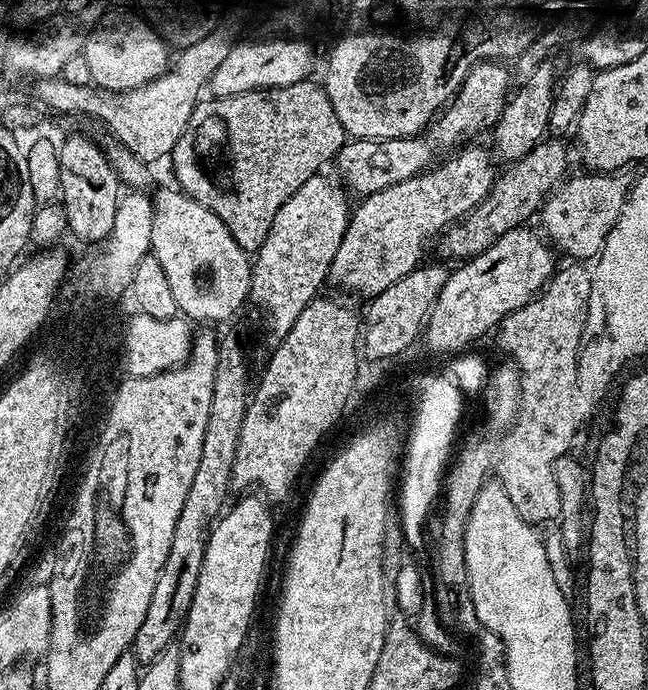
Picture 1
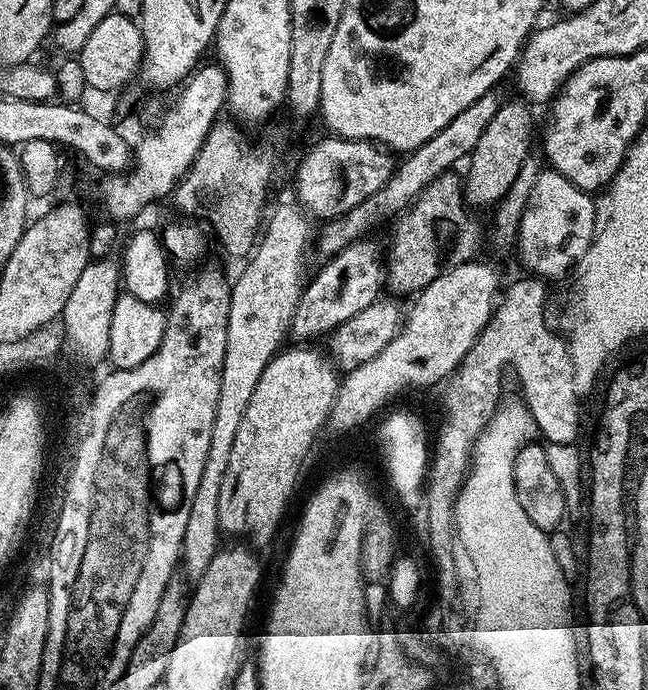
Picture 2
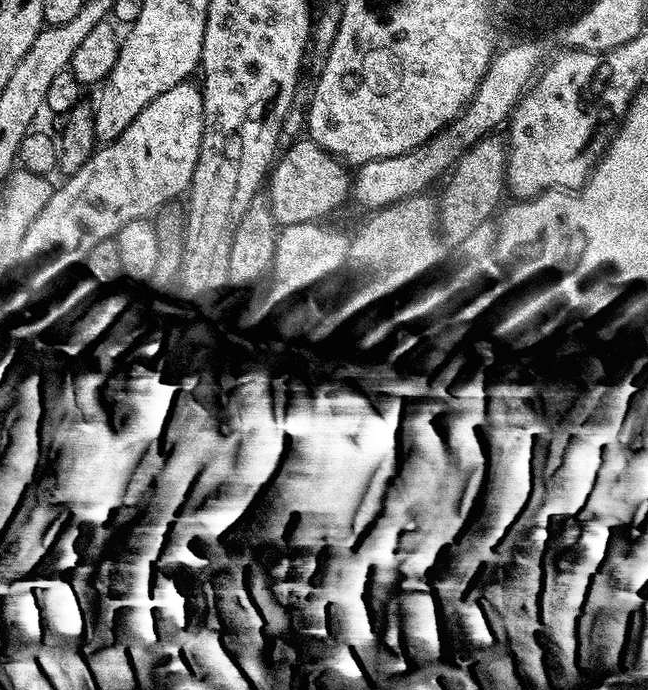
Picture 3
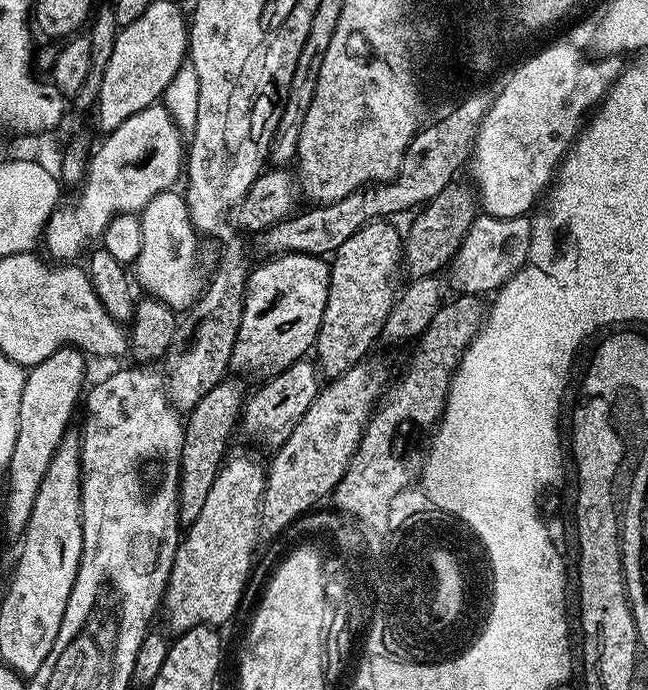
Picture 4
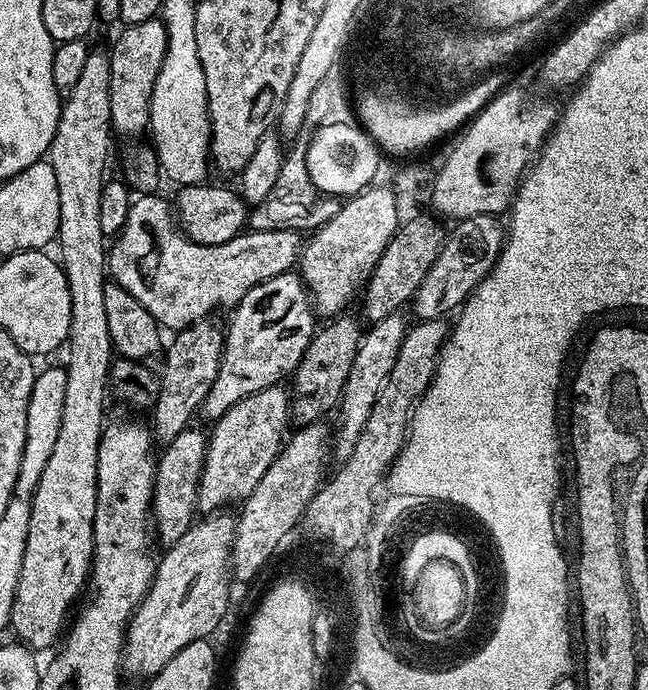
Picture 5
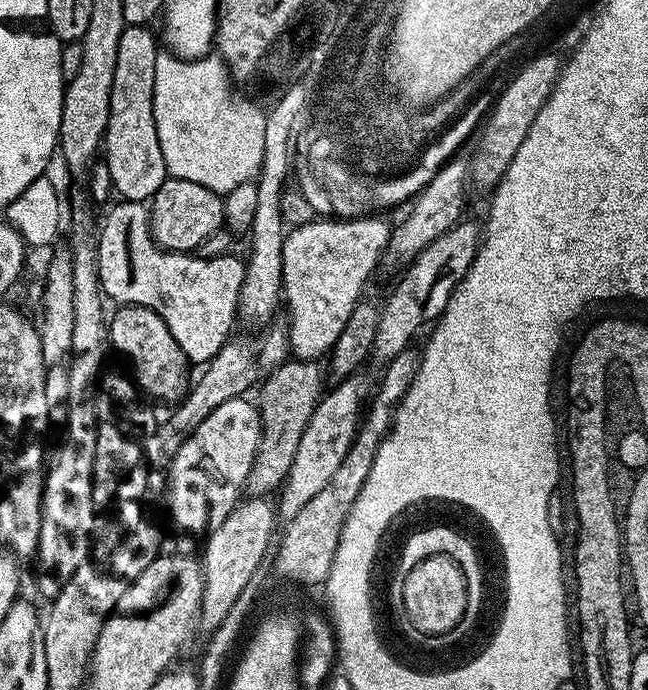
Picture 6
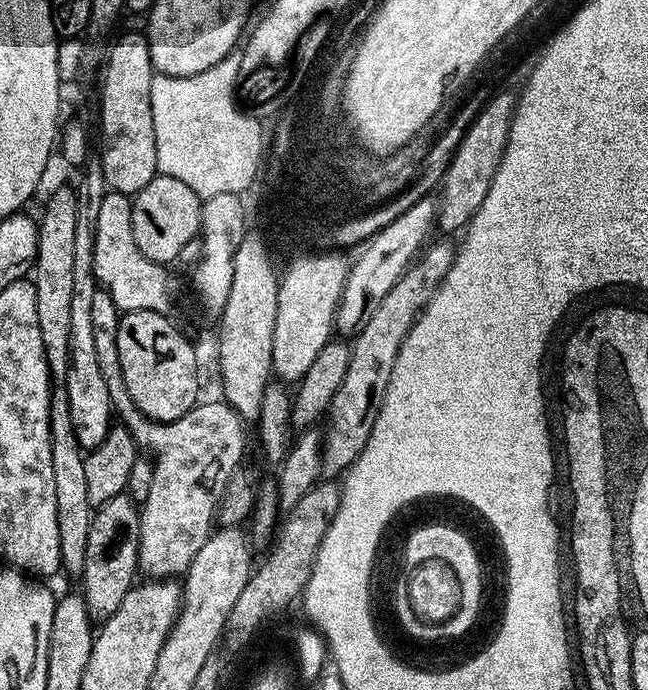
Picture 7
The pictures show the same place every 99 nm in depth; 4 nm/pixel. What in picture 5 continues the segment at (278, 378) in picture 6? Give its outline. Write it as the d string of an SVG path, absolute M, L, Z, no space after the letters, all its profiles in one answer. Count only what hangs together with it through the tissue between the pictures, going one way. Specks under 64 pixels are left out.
M348 315L331 317L317 327L312 334L311 342L306 346L306 354L302 354L302 362L298 362L296 371L292 373L290 377L290 420L293 425L303 426L323 421L324 415L328 411L331 413L340 403L343 386L346 384L346 378L349 377L350 366L353 365L362 337L361 321L359 319L356 321L354 317Z

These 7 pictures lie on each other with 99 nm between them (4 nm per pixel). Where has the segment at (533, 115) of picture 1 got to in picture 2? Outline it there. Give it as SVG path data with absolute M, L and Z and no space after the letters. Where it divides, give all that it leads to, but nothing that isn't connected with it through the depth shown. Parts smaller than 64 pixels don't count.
M505 99L501 108L494 114L494 118L490 119L489 125L482 131L482 136L466 160L468 173L462 176L462 200L469 209L488 207L491 209L496 206L510 190L518 170L522 169L528 154L533 151L533 109L523 99L515 99Z

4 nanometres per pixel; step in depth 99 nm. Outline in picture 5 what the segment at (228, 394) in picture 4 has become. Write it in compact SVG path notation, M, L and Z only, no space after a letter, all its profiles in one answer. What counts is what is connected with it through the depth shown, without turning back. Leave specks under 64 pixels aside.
M190 426L163 447L157 459L155 486L152 494L151 513L154 517L154 530L161 547L167 548L178 542L195 519L197 509L197 487L200 484L201 470L205 462L207 435Z

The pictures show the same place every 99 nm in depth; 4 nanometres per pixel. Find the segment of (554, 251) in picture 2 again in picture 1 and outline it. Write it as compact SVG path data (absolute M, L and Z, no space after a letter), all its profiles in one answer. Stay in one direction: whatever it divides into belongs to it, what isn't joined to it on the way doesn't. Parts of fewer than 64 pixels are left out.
M589 171L584 175L588 176L573 175L565 179L545 200L544 207L538 213L538 220L544 223L543 235L553 249L560 251L561 248L576 262L593 260L604 249L604 237L614 222L618 222L630 187L629 177L624 177L624 174Z

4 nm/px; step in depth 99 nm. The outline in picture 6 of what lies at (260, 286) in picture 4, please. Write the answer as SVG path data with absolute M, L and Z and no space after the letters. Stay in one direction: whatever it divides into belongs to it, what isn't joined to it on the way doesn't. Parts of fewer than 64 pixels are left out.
M273 323L265 327L261 336L244 336L241 340L229 339L228 343L218 350L218 354L208 361L200 377L195 377L183 400L175 405L176 408L168 417L161 419L150 435L144 437L144 460L152 470L167 470L172 465L174 454L182 450L182 442L194 434L210 413L222 406L222 402L230 402L230 398L238 398L248 394L257 387L258 381L279 364L289 359L288 334L283 323Z

